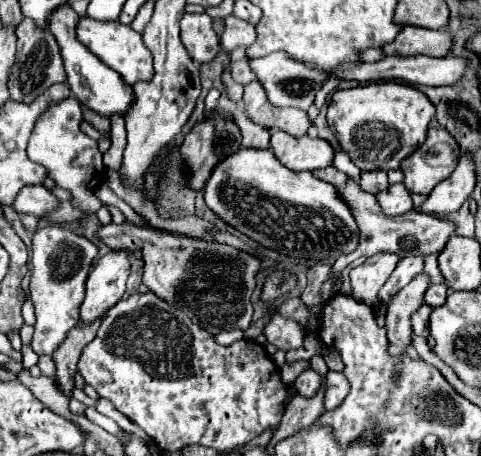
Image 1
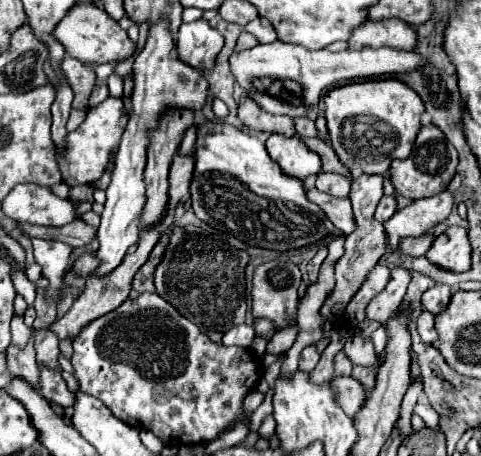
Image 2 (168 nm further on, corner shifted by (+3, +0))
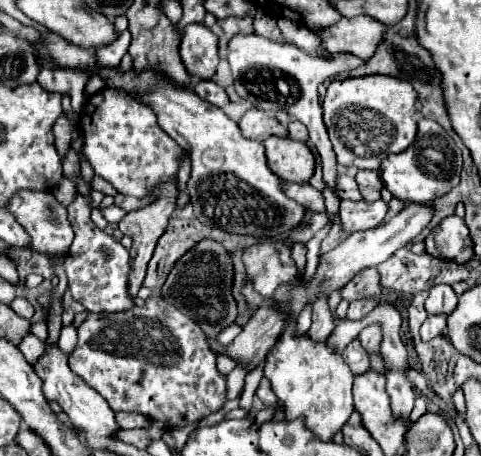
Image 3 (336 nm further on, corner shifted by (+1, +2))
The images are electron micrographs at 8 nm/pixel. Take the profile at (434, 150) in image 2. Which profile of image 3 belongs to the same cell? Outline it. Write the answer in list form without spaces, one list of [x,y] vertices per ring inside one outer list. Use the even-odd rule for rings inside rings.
[[[419,118],[417,122],[417,138],[415,142],[395,154],[387,156],[387,160],[381,162],[379,174],[385,184],[385,188],[403,202],[431,202],[443,194],[447,194],[451,188],[459,184],[459,174],[463,168],[461,150],[455,146],[453,138],[435,122],[427,118]]]

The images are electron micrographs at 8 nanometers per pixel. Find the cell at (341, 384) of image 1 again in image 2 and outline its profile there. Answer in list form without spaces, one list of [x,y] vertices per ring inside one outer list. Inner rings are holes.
[[[337,376],[331,380],[331,386],[335,390],[337,404],[343,408],[347,416],[355,416],[361,404],[365,402],[365,398],[369,396],[369,392],[365,392],[365,388],[351,376],[345,376],[345,378]]]

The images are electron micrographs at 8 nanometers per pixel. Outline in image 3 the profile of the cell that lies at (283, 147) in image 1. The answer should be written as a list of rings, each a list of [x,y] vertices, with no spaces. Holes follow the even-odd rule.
[[[271,136],[263,144],[267,150],[267,166],[273,174],[283,182],[309,182],[315,170],[315,156],[307,144],[279,136]]]

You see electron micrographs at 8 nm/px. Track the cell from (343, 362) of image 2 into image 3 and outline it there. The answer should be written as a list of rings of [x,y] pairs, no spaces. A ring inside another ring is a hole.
[[[357,338],[343,350],[343,360],[347,362],[347,366],[351,366],[353,374],[363,374],[371,368],[369,366],[369,354]]]

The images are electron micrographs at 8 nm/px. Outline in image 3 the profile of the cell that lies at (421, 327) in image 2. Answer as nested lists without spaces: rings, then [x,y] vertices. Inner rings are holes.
[[[429,316],[421,326],[421,340],[427,342],[427,340],[431,340],[435,336],[441,336],[445,326],[447,326],[447,318],[445,316]]]

